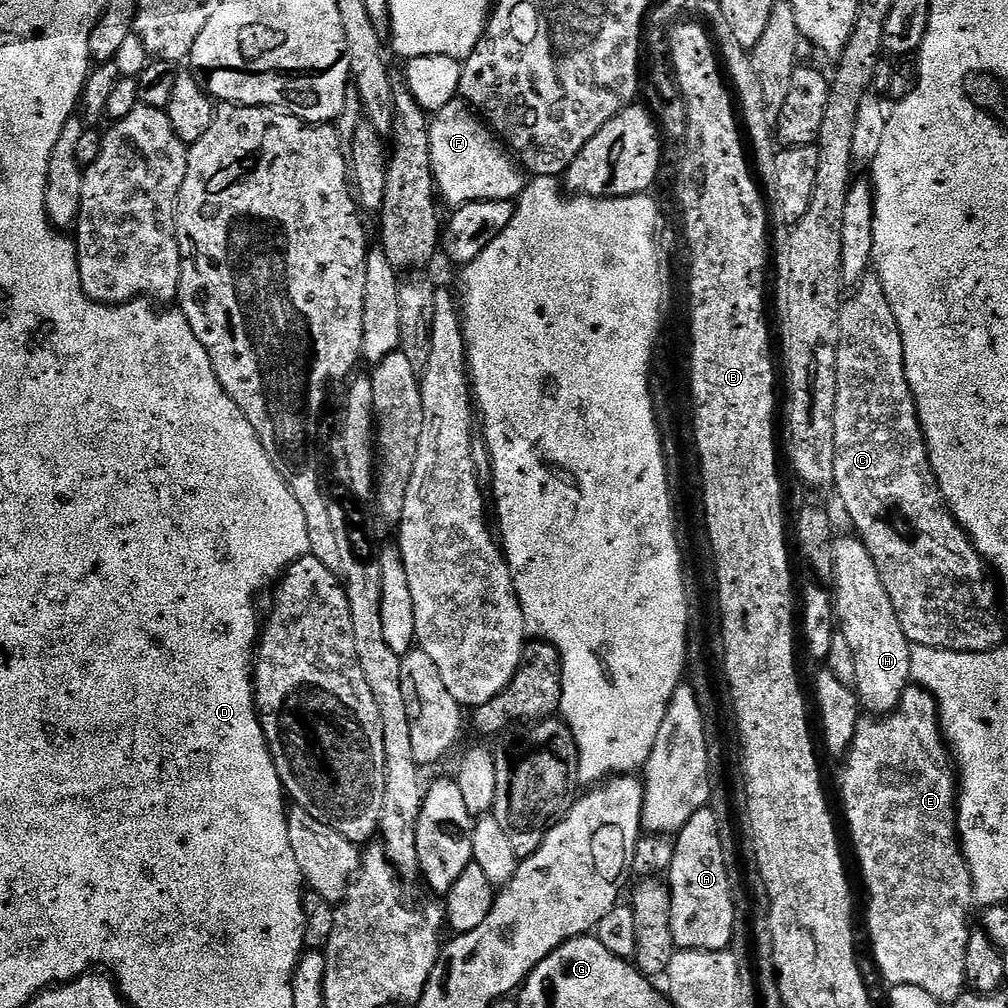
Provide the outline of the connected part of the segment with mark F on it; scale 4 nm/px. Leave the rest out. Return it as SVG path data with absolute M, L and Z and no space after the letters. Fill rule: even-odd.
M455 99L446 101L441 106L440 113L431 121L433 133L432 173L436 176L436 187L443 203L459 206L475 200L515 201L526 187L525 173L518 167L517 161L506 151L505 145L501 143L496 133L482 119L480 113L467 100Z

